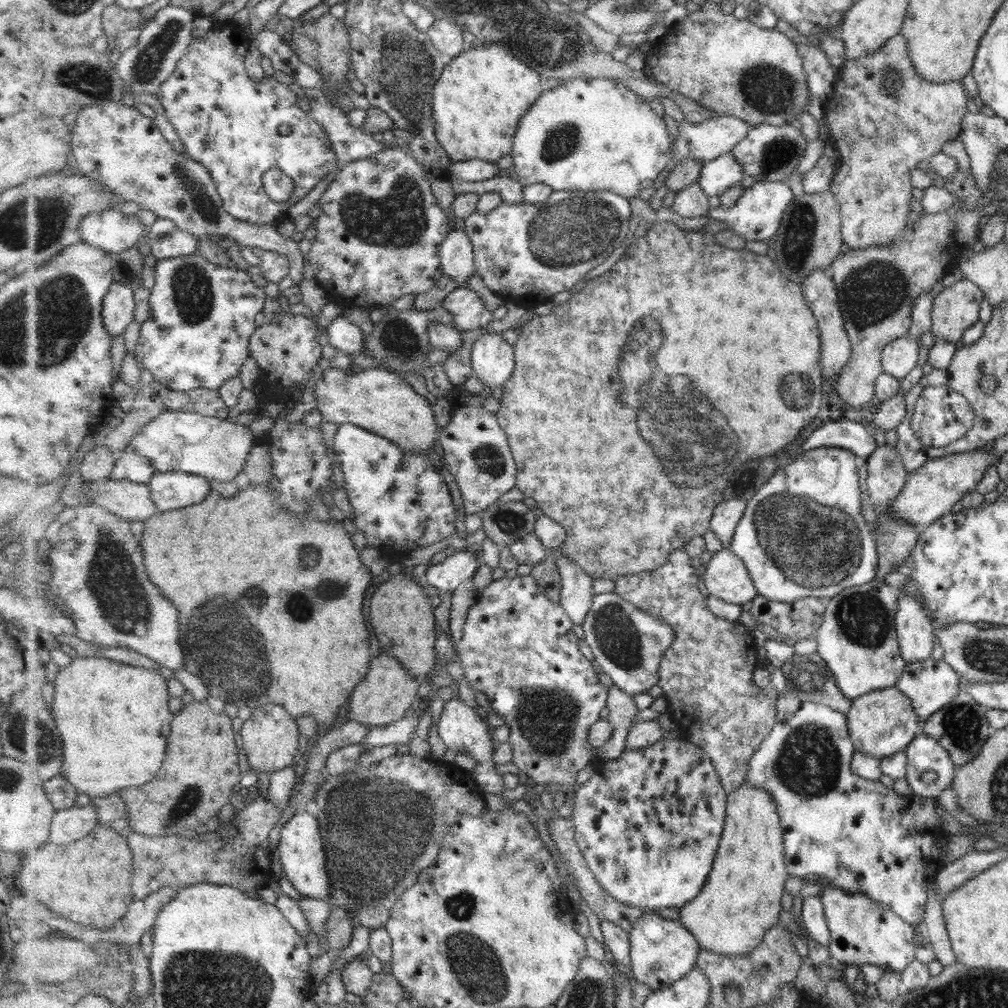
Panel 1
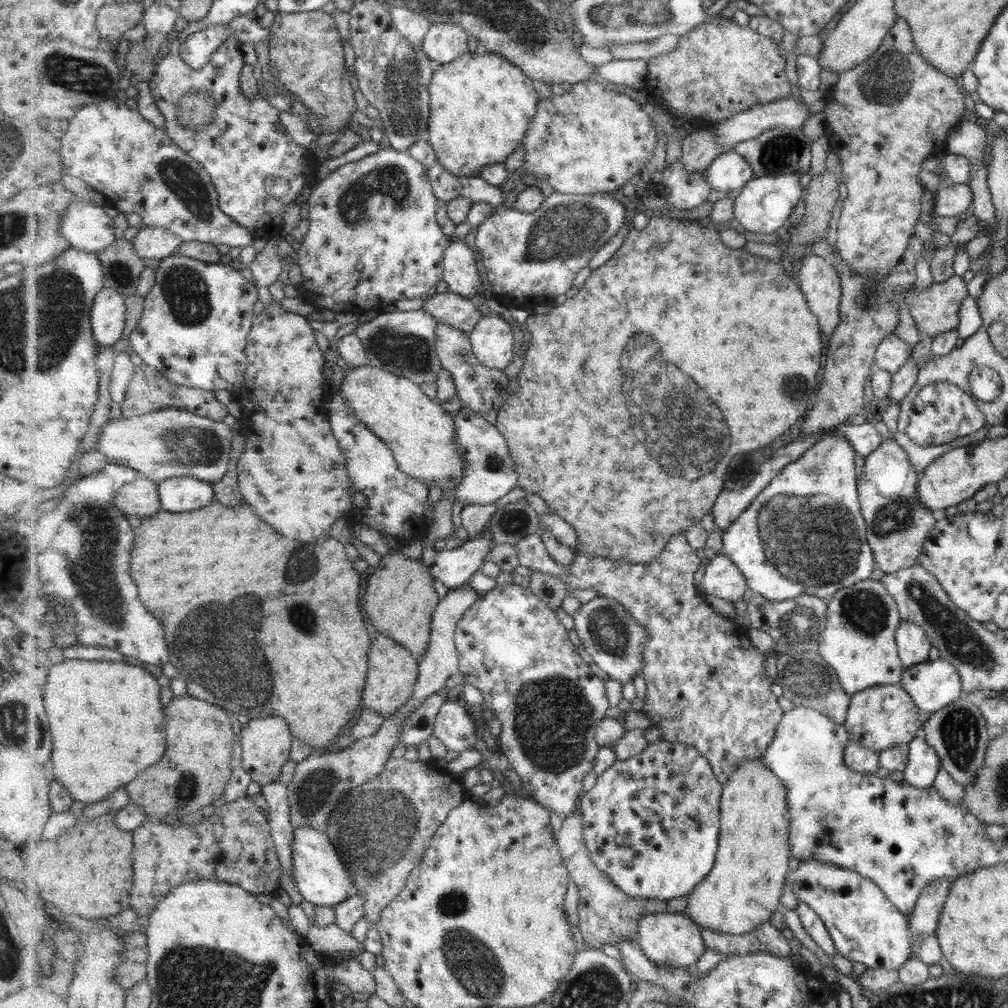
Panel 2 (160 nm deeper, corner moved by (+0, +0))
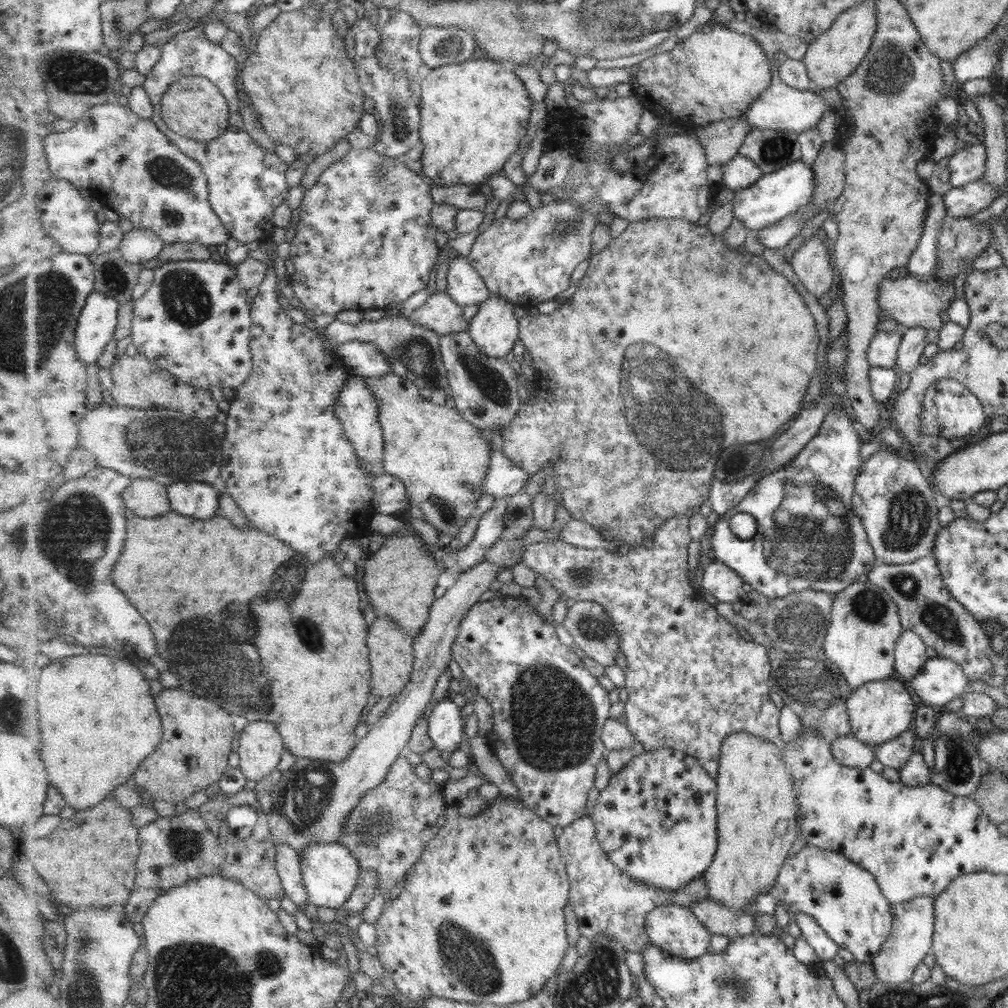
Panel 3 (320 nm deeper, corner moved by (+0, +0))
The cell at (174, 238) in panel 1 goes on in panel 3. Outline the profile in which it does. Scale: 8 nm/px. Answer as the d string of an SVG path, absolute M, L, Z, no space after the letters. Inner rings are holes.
M132 228L124 234L120 249L127 260L144 263L148 260L156 261L165 245L167 242L153 230Z

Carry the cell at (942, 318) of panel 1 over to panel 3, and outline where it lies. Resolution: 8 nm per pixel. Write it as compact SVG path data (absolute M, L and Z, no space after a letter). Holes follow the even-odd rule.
M887 276L880 282L879 298L876 301L879 303L879 312L904 328L918 326L927 331L941 328L945 320L939 312L945 310L953 298L955 298L955 288L951 279L948 282L936 282L931 277L922 279L915 276L898 276L892 280Z

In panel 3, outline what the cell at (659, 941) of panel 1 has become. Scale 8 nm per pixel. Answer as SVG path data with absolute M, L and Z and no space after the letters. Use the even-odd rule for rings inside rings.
M676 904L657 907L646 918L646 930L653 945L681 959L695 960L710 953L712 934L691 909Z

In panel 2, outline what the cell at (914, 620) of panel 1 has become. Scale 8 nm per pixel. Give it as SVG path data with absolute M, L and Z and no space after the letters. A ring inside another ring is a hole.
M900 620L894 632L894 639L897 654L904 669L928 660L927 651L931 646L921 627Z

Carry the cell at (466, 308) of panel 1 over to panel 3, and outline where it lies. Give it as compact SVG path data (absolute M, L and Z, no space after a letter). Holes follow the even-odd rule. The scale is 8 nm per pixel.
M437 291L429 300L408 315L415 324L434 330L439 338L468 330L471 321L464 316L464 307L446 291Z

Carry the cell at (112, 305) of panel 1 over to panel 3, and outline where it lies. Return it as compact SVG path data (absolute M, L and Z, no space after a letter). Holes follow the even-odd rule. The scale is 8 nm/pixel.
M96 291L88 296L76 328L77 353L85 365L96 364L113 339L120 303L115 297Z

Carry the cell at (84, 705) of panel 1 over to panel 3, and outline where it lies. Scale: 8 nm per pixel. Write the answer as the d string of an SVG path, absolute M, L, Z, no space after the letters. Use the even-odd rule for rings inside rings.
M101 653L80 654L68 656L67 658L42 660L39 663L39 675L40 679L37 693L35 693L35 690L30 690L28 699L32 713L36 713L38 716L41 714L41 716L39 716L39 726L41 728L40 738L43 738L41 758L44 759L44 763L47 766L51 785L61 791L61 794L67 799L68 804L75 809L76 812L95 806L103 802L106 798L111 797L119 785L133 778L137 768L139 768L139 762L142 763L145 757L155 753L155 750L159 748L161 738L163 738L163 724L161 724L161 716L159 716L159 712L157 712L159 708L155 706L156 697L151 695L151 686L149 686L147 678L131 664L130 660L113 658Z

